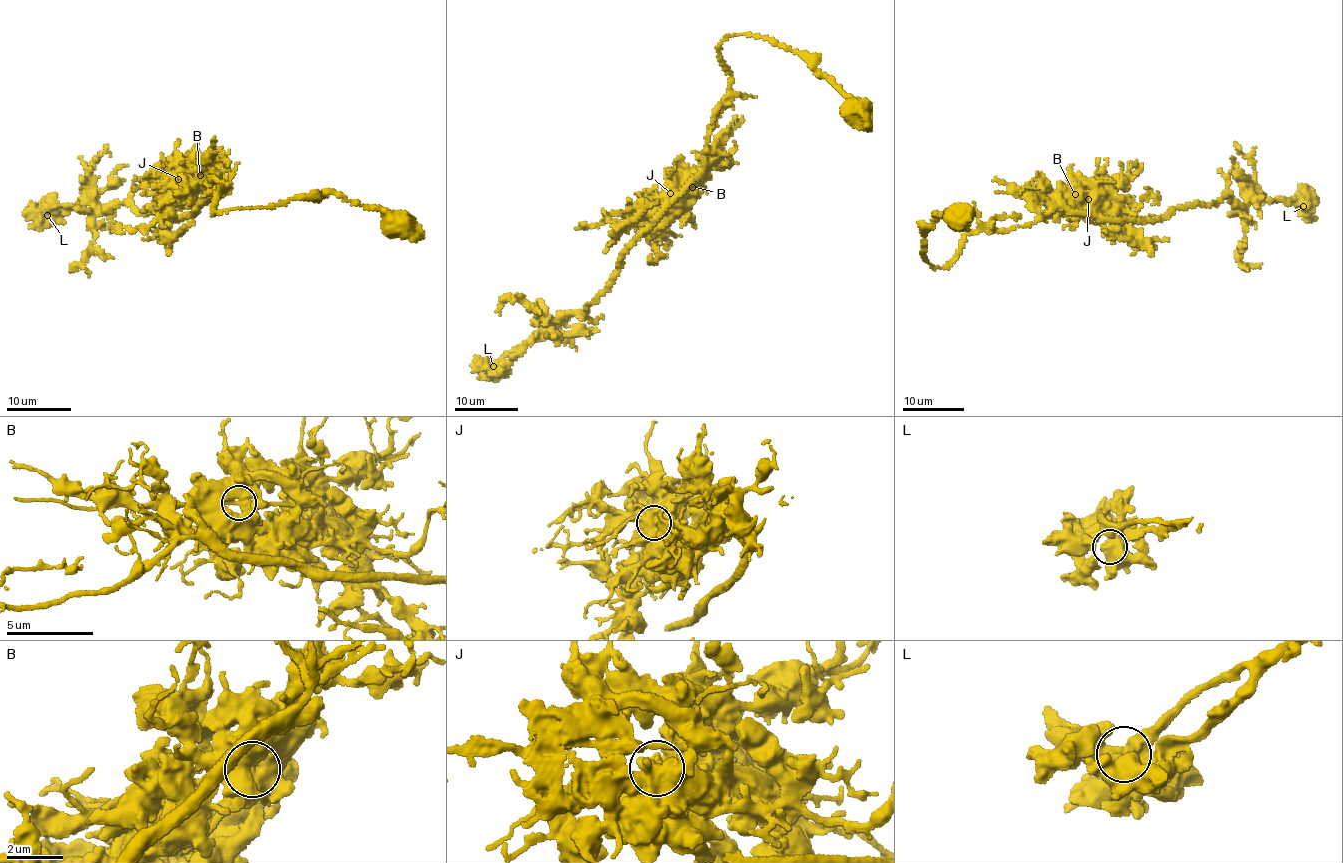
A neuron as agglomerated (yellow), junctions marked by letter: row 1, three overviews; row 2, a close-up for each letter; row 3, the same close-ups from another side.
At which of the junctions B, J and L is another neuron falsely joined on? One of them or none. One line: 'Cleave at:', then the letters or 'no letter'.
Cleave at: B

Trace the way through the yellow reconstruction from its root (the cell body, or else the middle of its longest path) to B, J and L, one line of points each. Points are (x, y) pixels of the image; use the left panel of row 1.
B: (399, 220), (329, 192), (313, 201), (215, 214), (223, 190), (219, 199), (200, 176)
J: (399, 220), (329, 192), (313, 201), (215, 214), (223, 190), (219, 199), (204, 176), (193, 185), (178, 179)
L: (399, 220), (329, 192), (215, 214), (215, 188), (172, 221), (91, 201), (47, 215)

